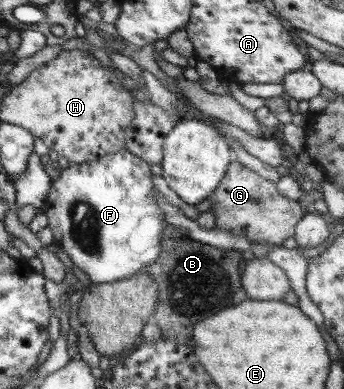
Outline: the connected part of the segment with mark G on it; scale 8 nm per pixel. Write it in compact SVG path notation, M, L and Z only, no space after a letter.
M235 159L229 162L224 175L217 189L205 198L210 203L209 211L214 217L215 228L269 246L281 246L285 238L292 236L297 222L306 214L298 201L282 196L276 184L267 182L257 172L248 170Z

